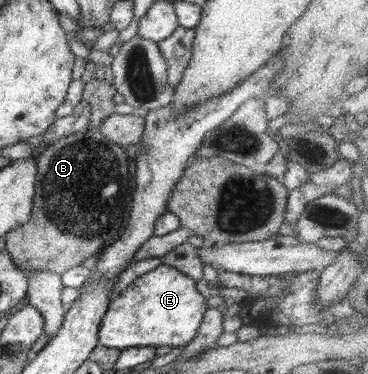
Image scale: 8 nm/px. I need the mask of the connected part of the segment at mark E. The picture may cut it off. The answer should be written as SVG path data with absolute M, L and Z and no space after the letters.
M160 265L128 284L117 298L109 303L98 332L98 344L107 348L124 351L133 347L181 347L192 341L206 313L207 300L197 290L197 282L183 272L168 265Z

